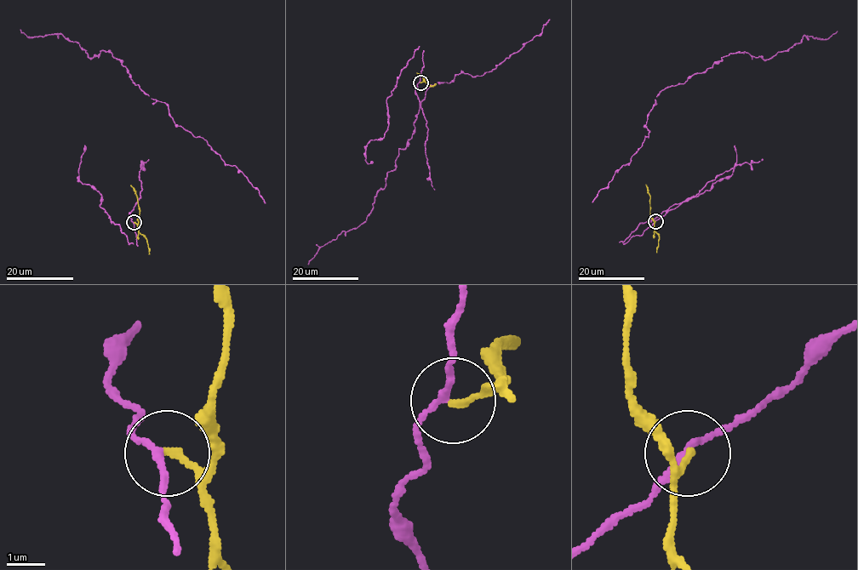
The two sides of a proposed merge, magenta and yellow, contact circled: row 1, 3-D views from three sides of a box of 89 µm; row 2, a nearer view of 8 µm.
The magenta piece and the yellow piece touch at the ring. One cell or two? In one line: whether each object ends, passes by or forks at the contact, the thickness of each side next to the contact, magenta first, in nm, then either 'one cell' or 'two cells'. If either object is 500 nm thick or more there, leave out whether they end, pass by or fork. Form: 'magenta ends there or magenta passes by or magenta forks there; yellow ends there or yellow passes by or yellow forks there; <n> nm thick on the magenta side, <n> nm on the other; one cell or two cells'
magenta passes by; yellow ends there; 150 nm thick on the magenta side, 180 nm on the other; two cells

